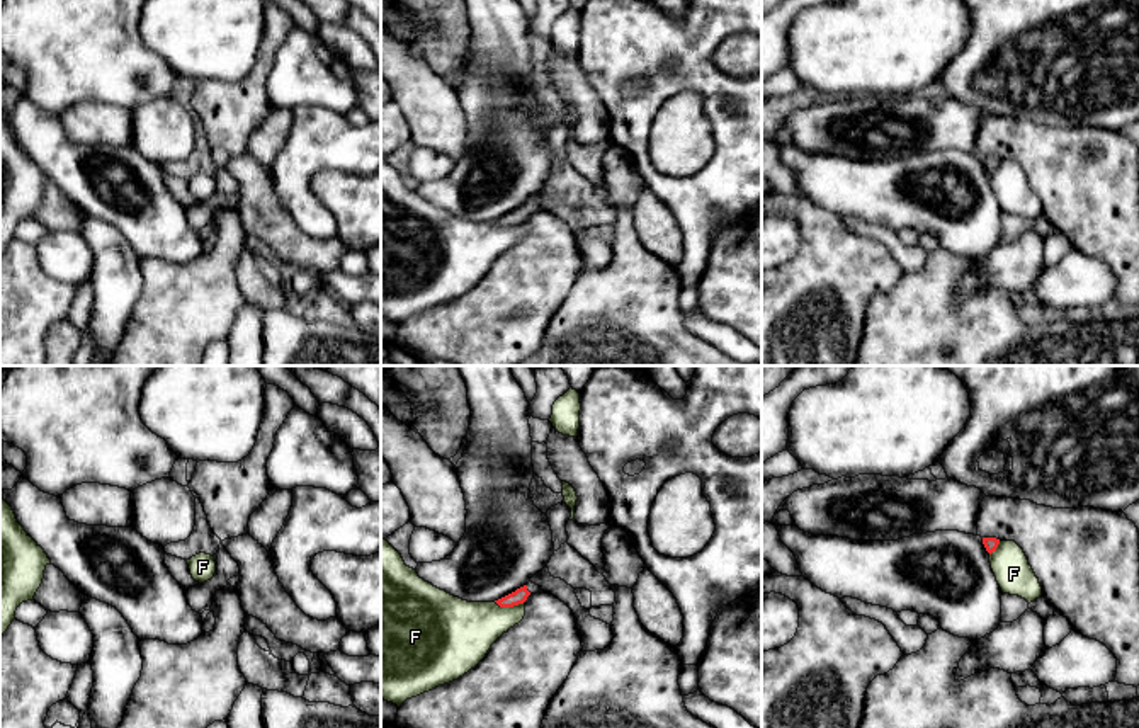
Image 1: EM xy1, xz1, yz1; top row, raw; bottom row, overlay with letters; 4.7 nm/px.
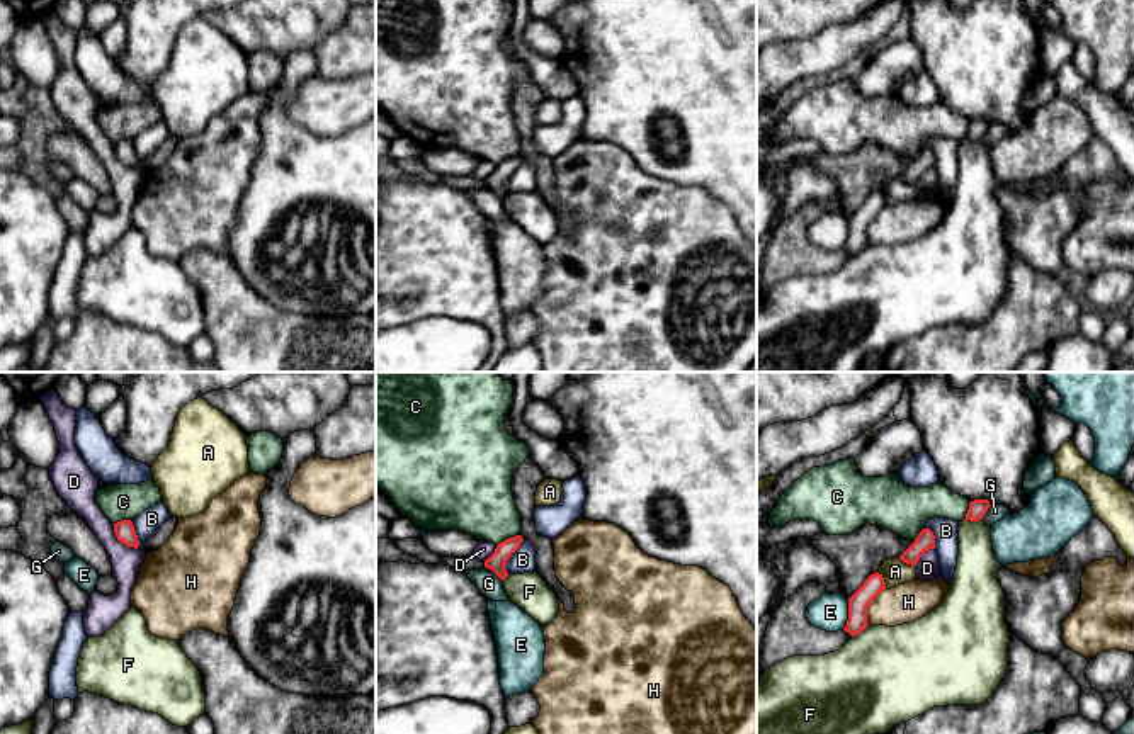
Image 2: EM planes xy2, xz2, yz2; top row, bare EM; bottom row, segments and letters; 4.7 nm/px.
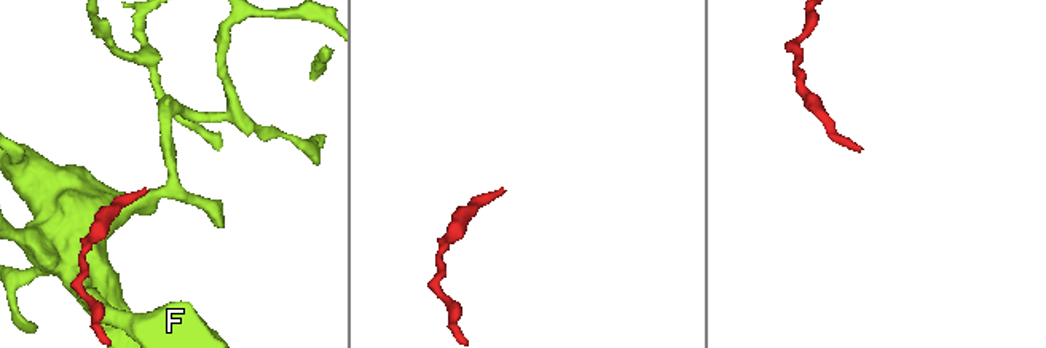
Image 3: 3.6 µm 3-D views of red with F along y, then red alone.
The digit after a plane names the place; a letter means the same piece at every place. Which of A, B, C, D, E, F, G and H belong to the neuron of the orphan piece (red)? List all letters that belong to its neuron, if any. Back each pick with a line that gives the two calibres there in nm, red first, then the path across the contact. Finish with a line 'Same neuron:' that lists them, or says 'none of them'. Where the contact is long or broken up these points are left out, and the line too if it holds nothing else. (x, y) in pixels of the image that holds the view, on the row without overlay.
Same neuron: none of them

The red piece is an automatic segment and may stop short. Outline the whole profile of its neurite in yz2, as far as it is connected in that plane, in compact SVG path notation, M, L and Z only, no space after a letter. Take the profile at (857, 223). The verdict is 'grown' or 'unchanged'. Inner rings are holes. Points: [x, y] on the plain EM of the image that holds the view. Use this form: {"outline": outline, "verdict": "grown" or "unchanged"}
{"outline": "M870 194L862 206L848 217L848 240L845 245L845 251L852 257L860 253L867 243L867 226L870 221L886 209L886 202L882 194Z", "verdict": "unchanged"}

